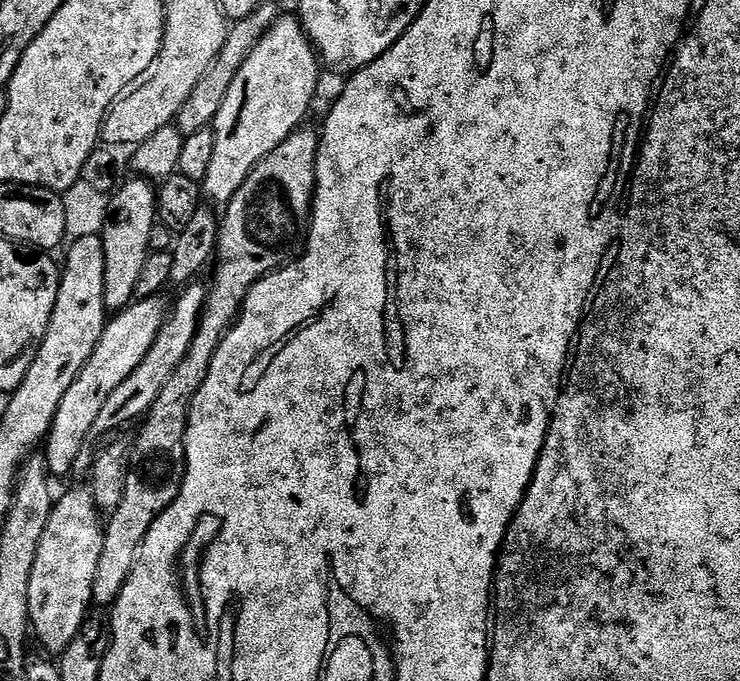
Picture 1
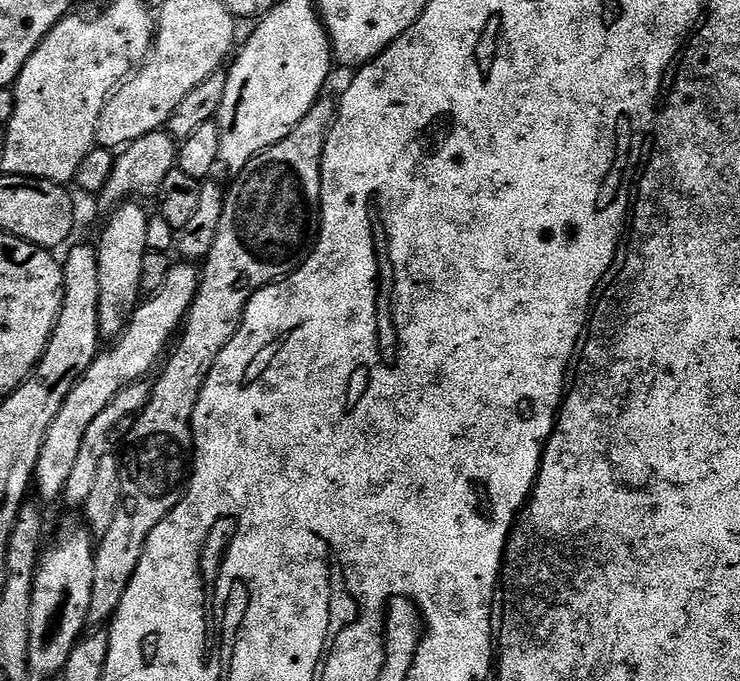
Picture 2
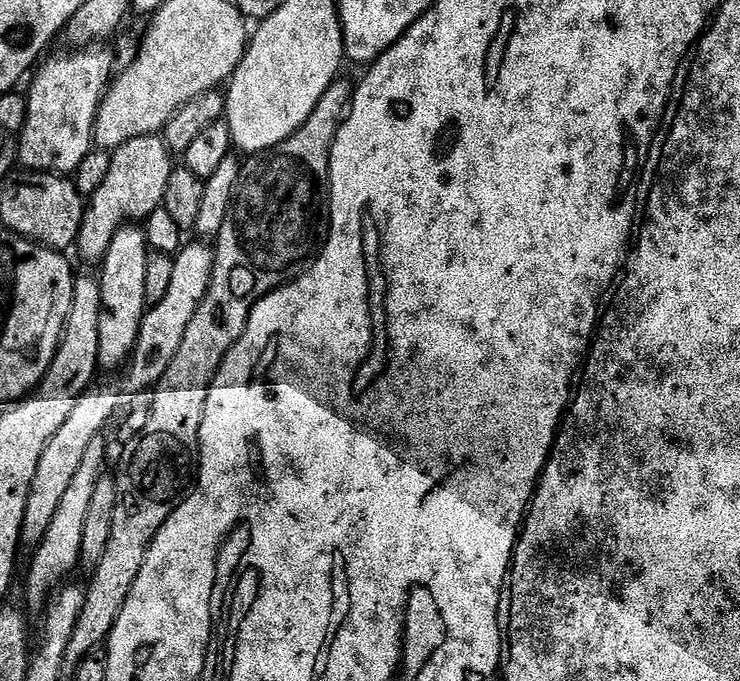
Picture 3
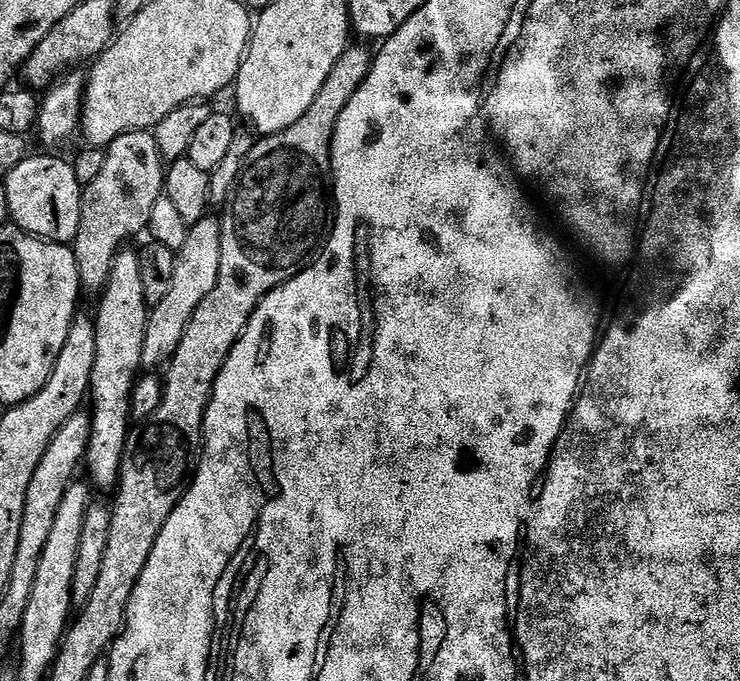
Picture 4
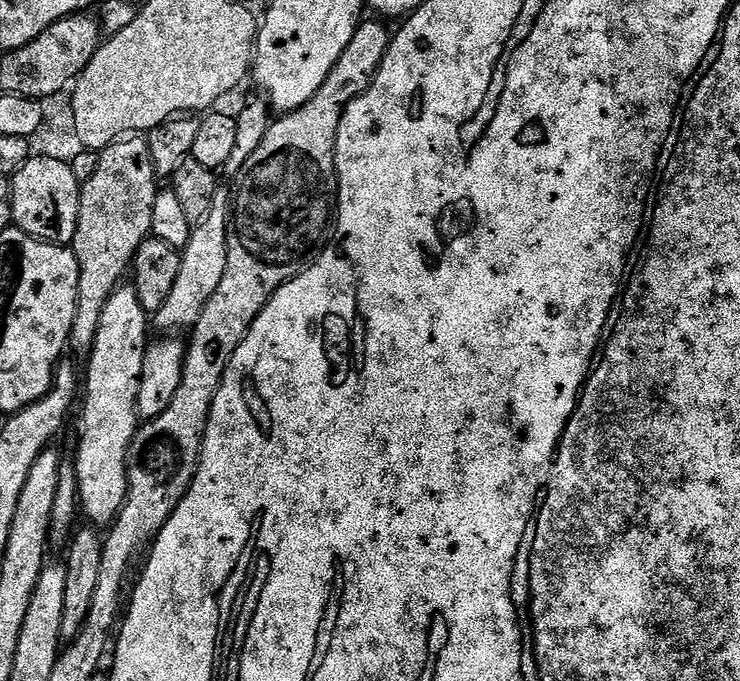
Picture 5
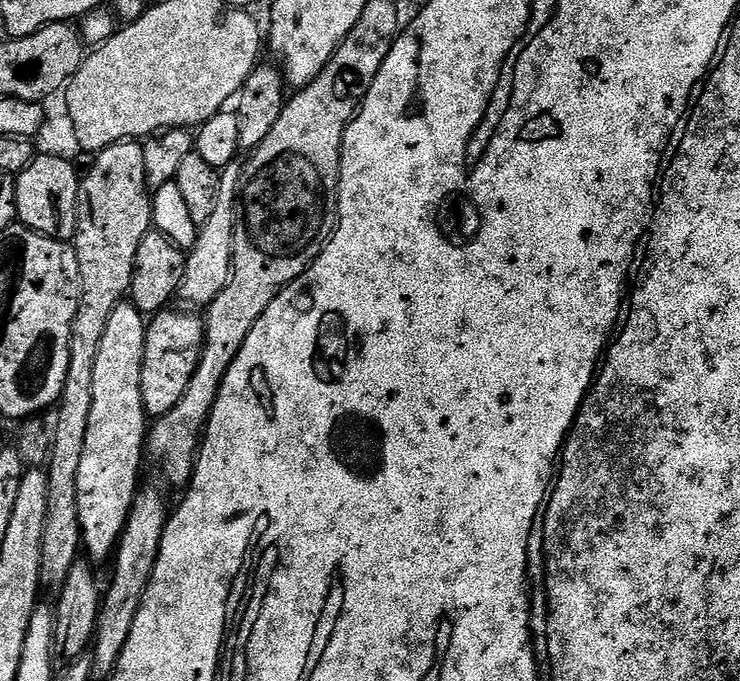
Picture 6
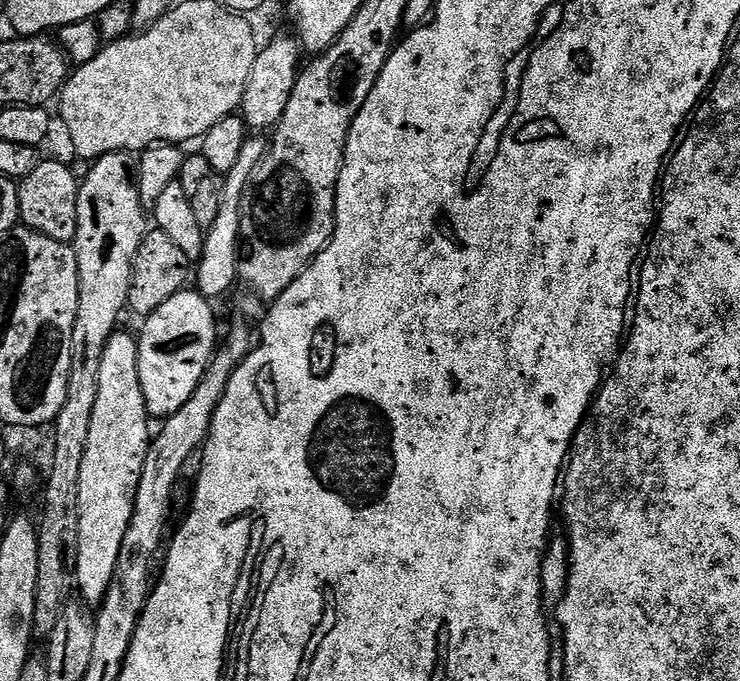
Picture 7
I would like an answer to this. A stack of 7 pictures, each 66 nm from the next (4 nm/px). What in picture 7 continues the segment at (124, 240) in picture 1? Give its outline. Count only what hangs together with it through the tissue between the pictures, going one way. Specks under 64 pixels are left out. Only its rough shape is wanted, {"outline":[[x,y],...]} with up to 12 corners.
{"outline":[[138,340],[102,353],[75,591],[103,603],[150,443]]}

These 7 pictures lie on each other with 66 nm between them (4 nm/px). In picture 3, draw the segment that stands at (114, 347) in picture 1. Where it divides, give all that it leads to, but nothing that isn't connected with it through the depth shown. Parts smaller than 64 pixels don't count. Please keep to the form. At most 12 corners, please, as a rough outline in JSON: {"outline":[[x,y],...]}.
{"outline":[[185,243],[130,359],[77,396],[46,442],[20,531],[46,534],[86,446],[170,366],[212,277],[213,249]]}

